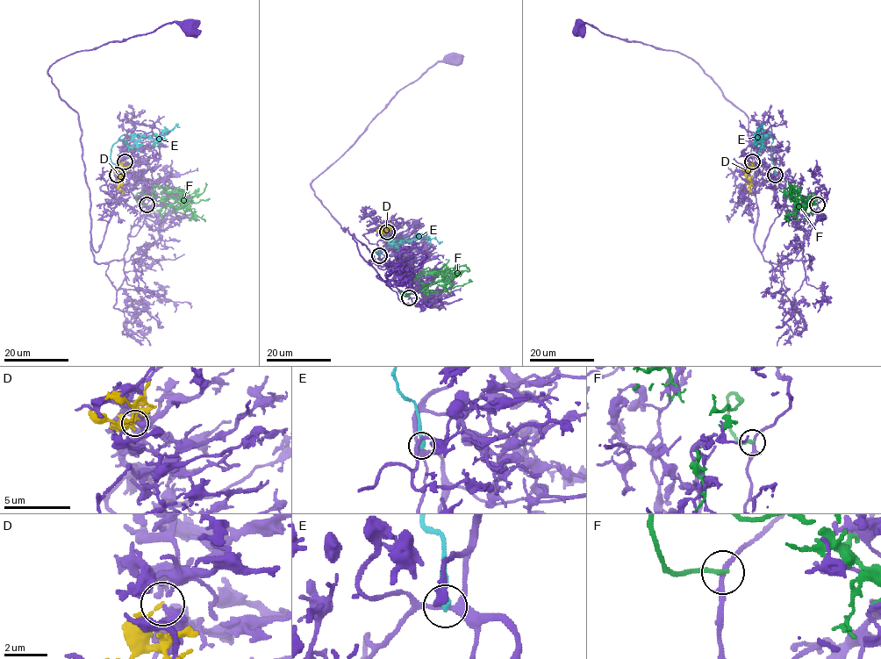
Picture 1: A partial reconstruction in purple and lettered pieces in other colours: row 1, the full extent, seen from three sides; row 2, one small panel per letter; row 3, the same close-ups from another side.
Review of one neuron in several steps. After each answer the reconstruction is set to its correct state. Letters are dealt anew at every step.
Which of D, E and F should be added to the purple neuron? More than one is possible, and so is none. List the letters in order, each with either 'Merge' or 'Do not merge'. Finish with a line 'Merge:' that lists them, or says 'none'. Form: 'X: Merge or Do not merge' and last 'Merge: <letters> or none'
D: Do not merge
E: Do not merge
F: Do not merge
Merge: none

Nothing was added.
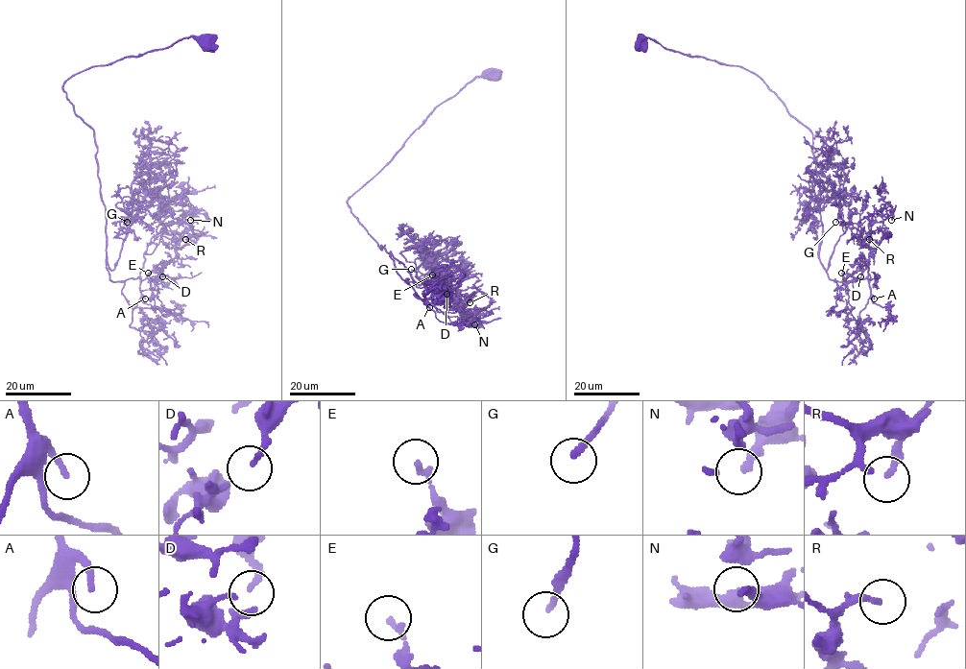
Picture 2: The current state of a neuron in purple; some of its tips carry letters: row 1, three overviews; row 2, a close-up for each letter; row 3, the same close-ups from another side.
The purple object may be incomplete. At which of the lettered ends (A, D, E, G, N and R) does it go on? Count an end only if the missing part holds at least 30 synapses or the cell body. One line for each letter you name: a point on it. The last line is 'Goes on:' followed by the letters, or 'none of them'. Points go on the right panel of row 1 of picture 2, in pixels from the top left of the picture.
A: (874, 298)
D: (860, 276)
G: (835, 222)
Goes on: A, D, G

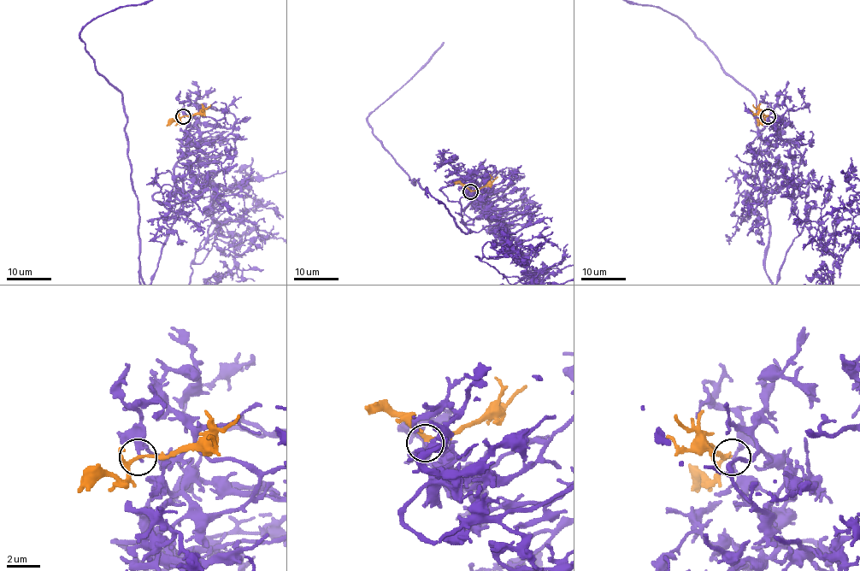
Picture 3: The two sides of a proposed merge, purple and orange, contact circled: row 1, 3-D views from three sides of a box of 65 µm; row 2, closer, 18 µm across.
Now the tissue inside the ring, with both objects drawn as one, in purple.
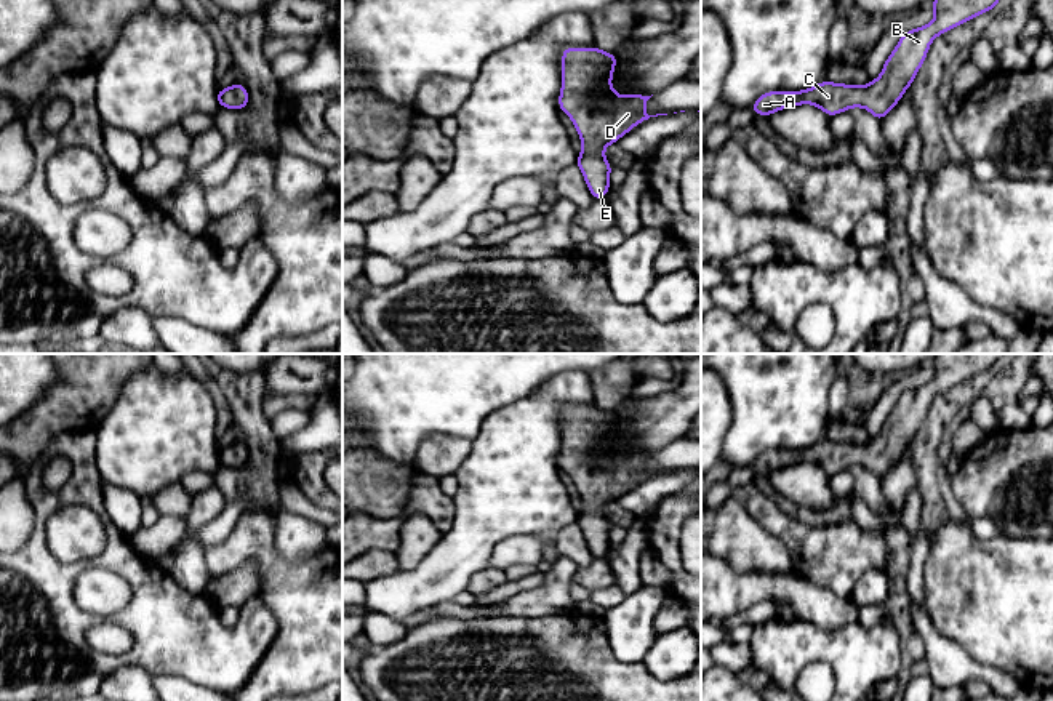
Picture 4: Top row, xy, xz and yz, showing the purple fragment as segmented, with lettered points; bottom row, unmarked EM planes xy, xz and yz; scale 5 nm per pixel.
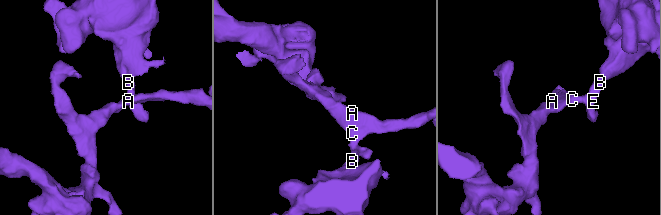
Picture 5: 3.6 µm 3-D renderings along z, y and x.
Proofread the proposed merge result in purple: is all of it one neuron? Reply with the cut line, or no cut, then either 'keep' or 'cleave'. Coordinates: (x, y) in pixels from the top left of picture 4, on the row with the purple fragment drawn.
cut none; keep

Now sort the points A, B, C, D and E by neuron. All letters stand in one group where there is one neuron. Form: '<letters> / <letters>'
A B C D E

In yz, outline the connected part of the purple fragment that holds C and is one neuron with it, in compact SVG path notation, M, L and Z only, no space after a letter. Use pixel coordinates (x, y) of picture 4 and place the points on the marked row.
M933 0L935 19L919 29L904 32L887 58L882 74L866 86L821 83L800 91L767 91L754 101L755 115L813 104L834 117L851 107L867 109L879 122L899 102L922 67L935 37L995 8L999 0Z

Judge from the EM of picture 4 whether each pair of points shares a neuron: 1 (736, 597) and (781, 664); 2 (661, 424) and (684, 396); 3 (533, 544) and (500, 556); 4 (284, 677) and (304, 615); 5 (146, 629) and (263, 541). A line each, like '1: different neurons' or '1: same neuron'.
1: different neurons
2: same neuron
3: same neuron
4: same neuron
5: different neurons

